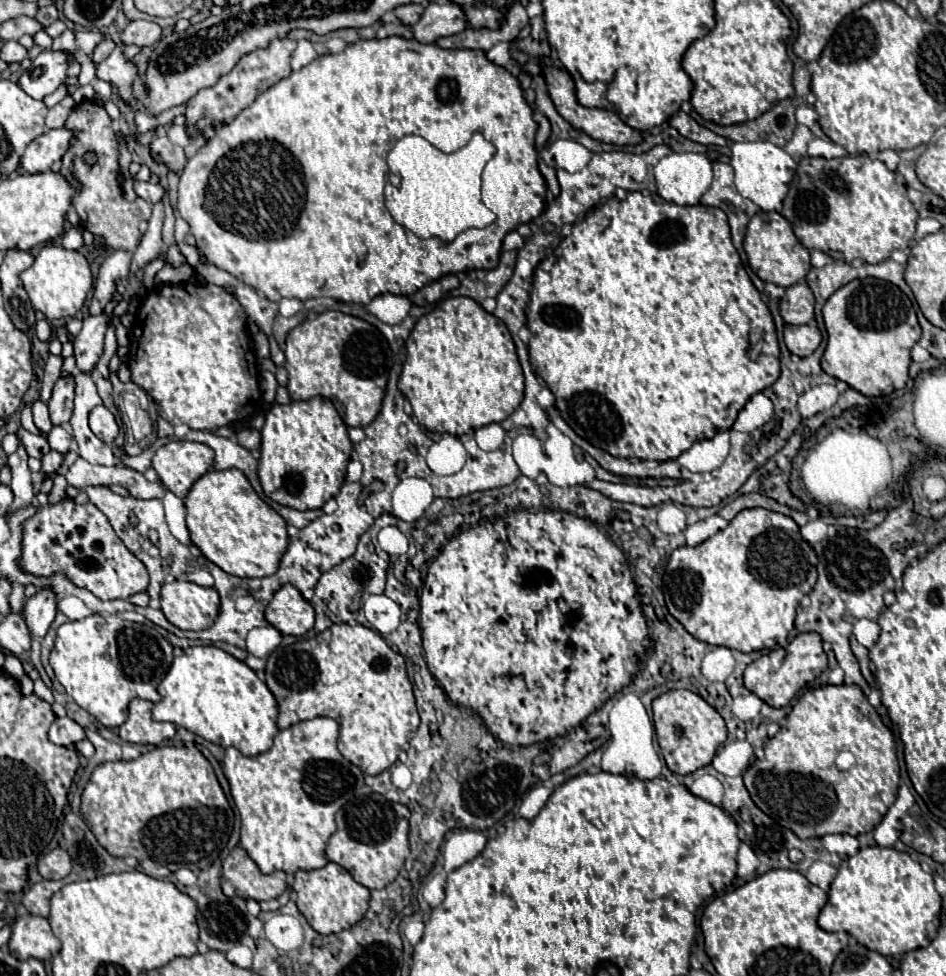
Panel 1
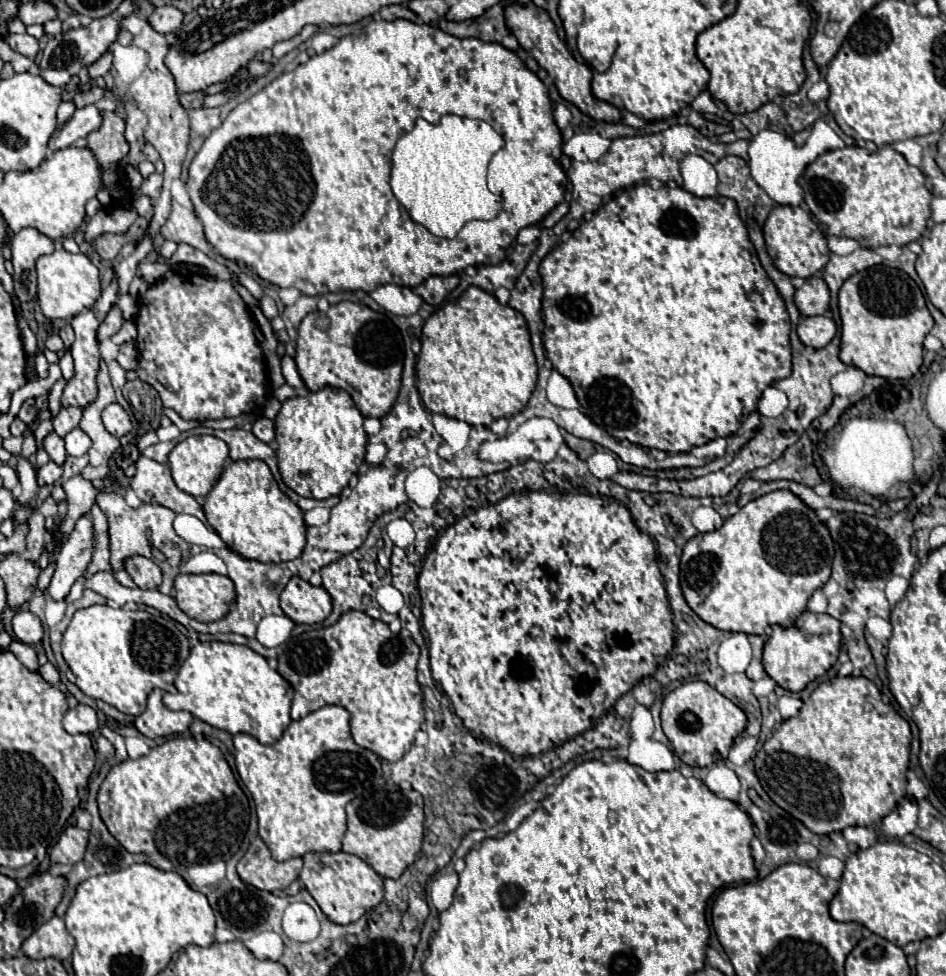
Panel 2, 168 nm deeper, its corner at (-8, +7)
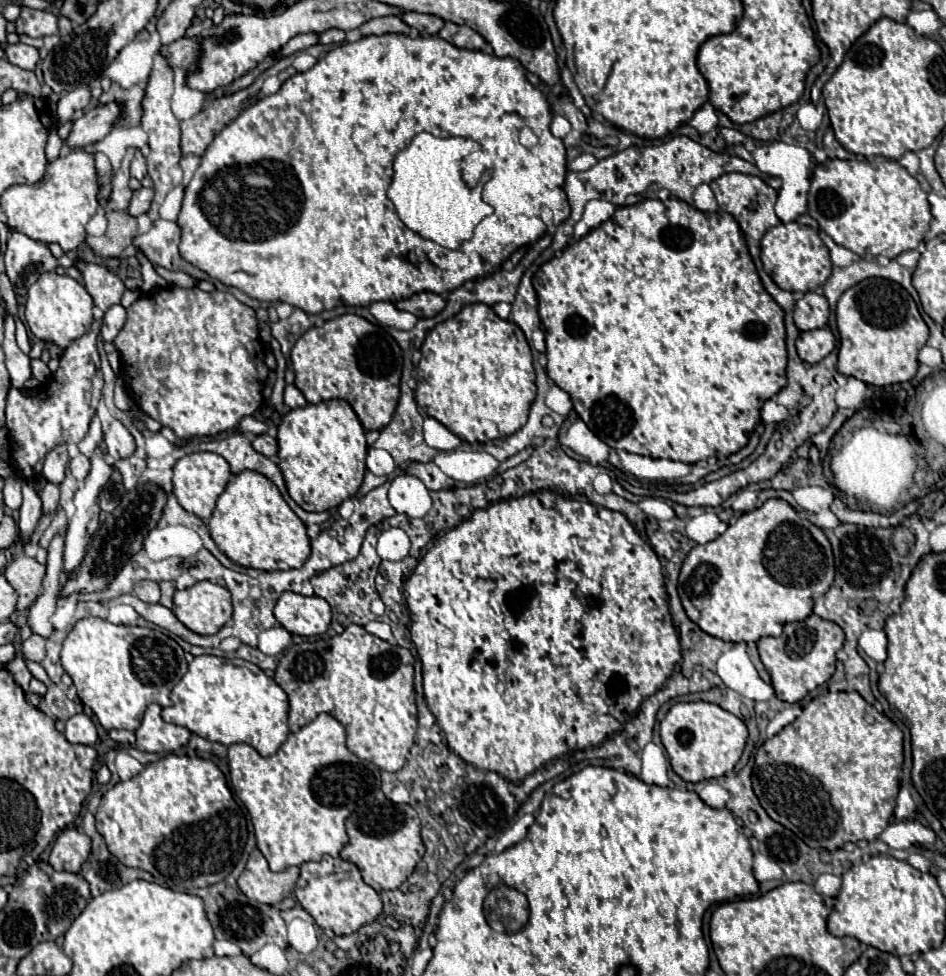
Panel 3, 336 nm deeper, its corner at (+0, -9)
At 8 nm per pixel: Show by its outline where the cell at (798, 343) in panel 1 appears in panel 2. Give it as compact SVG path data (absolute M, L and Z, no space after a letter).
M809 316L809 318L801 318L799 326L797 326L797 336L805 346L811 348L823 348L831 342L831 338L835 336L837 326L831 318L827 316Z

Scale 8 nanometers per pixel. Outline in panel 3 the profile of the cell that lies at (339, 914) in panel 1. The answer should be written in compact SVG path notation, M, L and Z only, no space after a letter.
M325 856L319 862L301 864L301 876L295 886L295 896L301 906L313 916L317 926L321 926L323 930L331 928L335 934L353 934L361 926L373 922L383 910L379 892L363 882L359 868L353 862L333 856Z

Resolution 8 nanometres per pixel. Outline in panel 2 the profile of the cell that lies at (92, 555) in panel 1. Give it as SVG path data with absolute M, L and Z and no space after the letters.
M131 556L125 560L125 570L139 588L159 588L161 584L161 568L145 556Z

